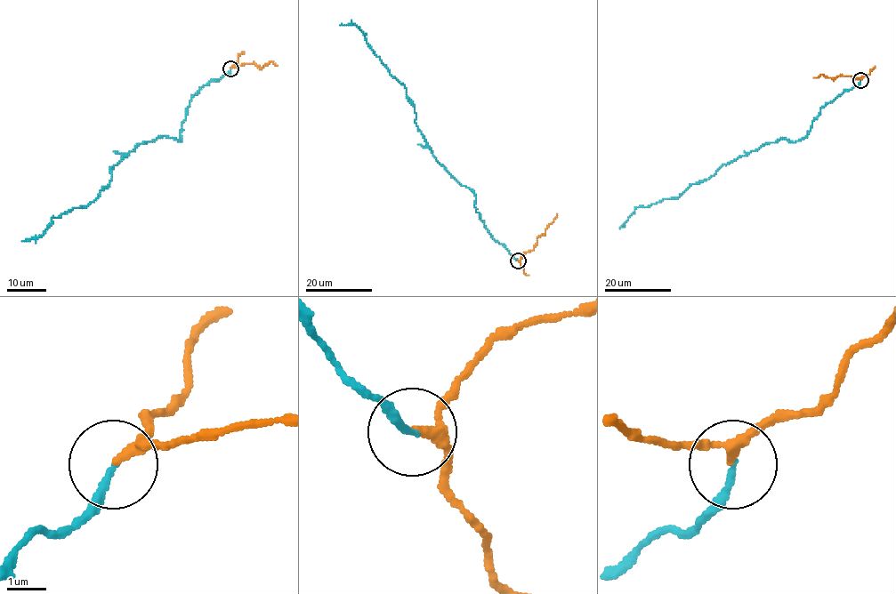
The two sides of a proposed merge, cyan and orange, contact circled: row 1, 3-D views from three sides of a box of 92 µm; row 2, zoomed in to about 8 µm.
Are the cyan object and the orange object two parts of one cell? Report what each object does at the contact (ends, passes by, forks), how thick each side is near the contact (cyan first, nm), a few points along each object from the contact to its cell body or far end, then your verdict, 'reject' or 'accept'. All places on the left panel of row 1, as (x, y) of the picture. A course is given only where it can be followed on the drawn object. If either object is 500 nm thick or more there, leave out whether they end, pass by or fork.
cyan ends there; orange passes by; 170 nm thick on the cyan side, 190 nm on the other; cyan runs (230, 68), (193, 95), (180, 140), (140, 143), (85, 206), (21, 241); orange runs (230, 68), (250, 63), (260, 67), (270, 62), (278, 66); accept

